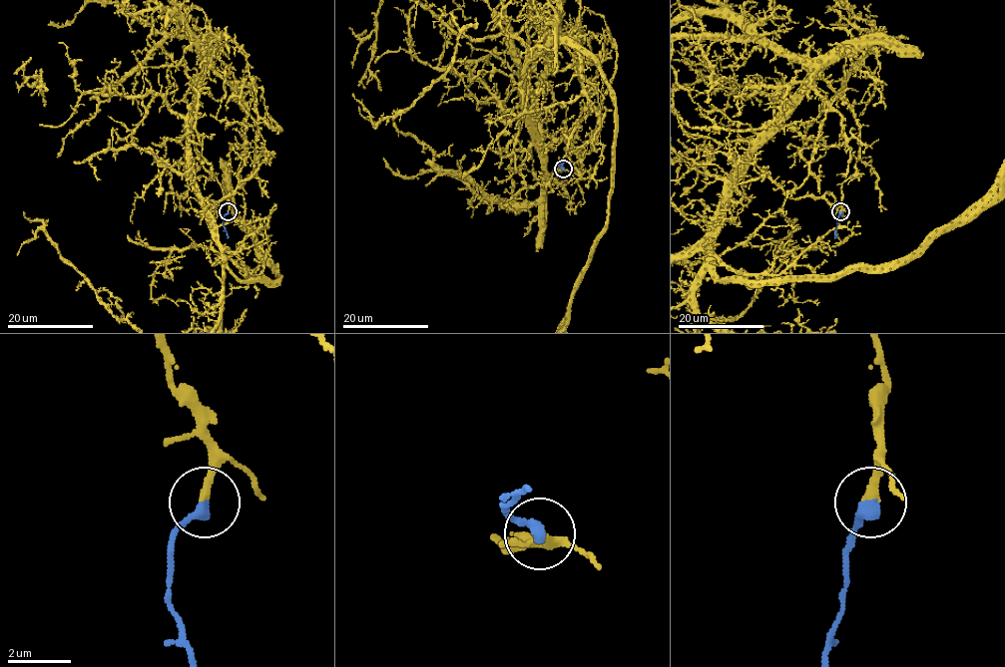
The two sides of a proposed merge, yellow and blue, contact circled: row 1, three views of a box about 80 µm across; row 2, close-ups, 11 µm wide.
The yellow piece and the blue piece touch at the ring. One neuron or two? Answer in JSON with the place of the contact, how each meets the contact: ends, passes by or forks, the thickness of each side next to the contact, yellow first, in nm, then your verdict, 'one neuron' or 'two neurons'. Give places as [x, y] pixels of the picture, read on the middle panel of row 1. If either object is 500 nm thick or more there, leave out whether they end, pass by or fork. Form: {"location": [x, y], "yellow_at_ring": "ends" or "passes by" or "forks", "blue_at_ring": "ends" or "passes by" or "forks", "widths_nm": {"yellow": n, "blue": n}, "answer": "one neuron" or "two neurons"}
{"location": [563, 168], "yellow_at_ring": "ends", "blue_at_ring": "ends", "widths_nm": {"yellow": 280, "blue": 400}, "answer": "one neuron"}

